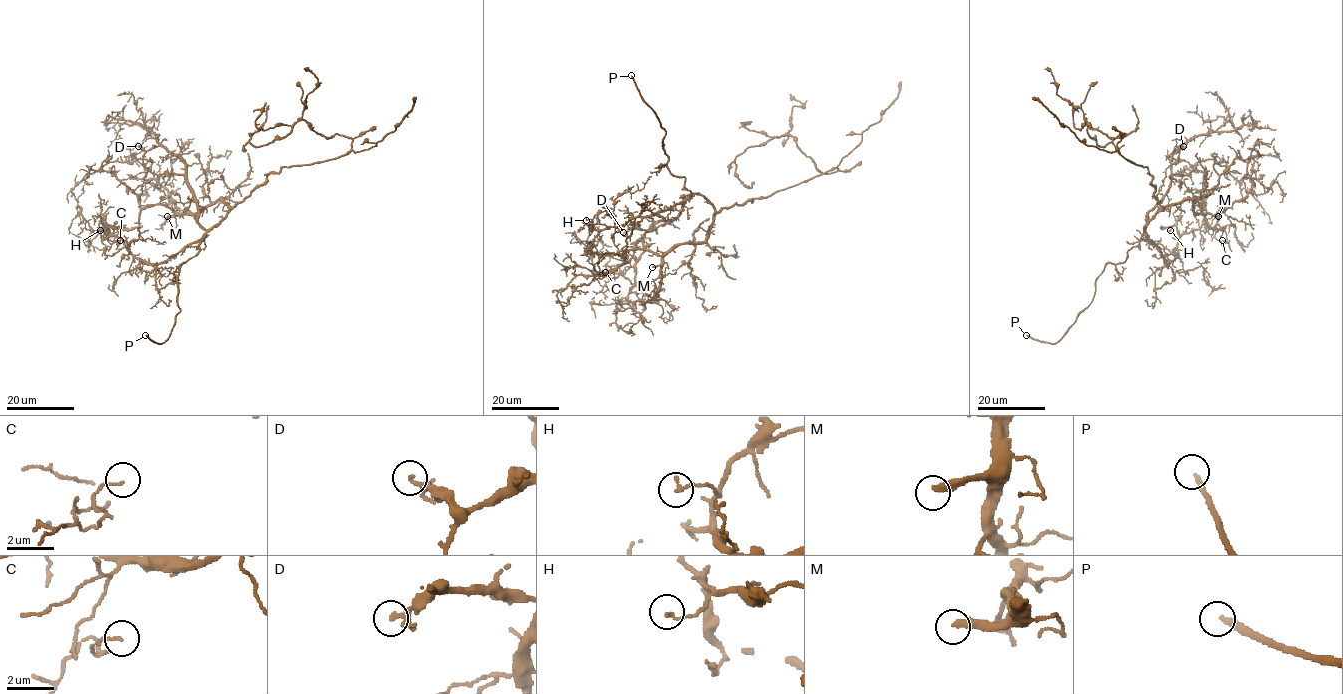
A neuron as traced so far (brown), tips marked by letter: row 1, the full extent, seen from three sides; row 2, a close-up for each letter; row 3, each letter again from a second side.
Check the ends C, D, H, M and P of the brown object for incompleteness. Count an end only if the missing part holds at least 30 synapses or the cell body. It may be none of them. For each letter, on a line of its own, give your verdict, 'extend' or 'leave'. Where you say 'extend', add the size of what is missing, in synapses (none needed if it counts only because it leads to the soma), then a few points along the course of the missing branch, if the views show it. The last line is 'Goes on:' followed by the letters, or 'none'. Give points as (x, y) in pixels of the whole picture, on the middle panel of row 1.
C: leave
D: leave
H: leave
M: extend; 70 synapses; course (652, 267), (638, 272), (616, 292), (589, 290), (577, 310), (588, 316)
P: extend; course (631, 75), (621, 69), (592, 80), (582, 78), (576, 70), (572, 42), (569, 39)
Goes on: M, P

